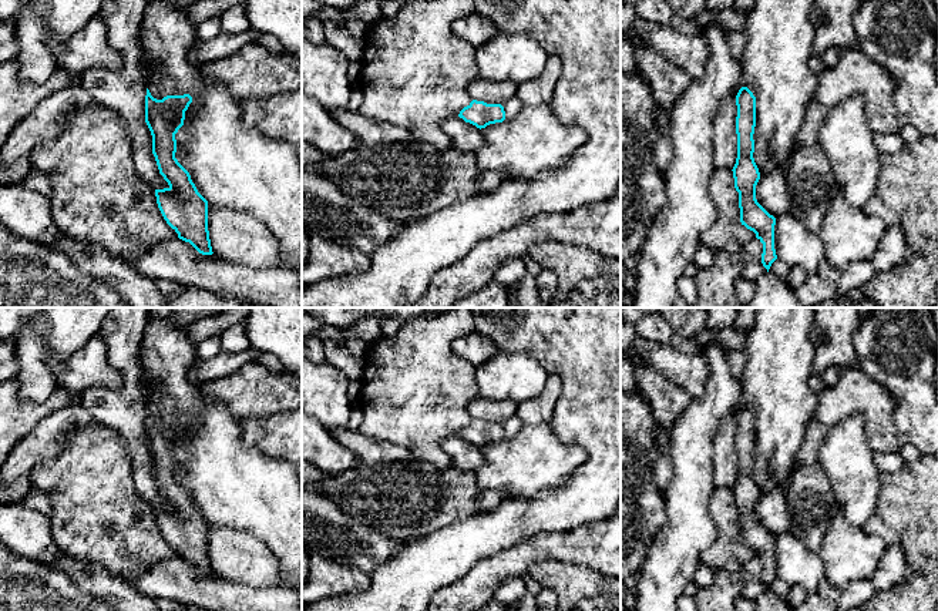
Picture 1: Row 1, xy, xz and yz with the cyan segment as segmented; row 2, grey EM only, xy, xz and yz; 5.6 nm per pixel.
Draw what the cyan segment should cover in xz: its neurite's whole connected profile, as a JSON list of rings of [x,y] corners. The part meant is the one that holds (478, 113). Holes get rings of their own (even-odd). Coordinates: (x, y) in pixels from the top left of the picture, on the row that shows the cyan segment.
[[[517,97],[502,105],[473,100],[460,111],[458,117],[481,130],[490,124],[502,122],[505,118],[515,118],[522,105],[524,103]]]

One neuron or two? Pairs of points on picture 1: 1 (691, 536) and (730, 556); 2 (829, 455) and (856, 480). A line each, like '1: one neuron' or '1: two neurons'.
1: two neurons
2: one neuron

